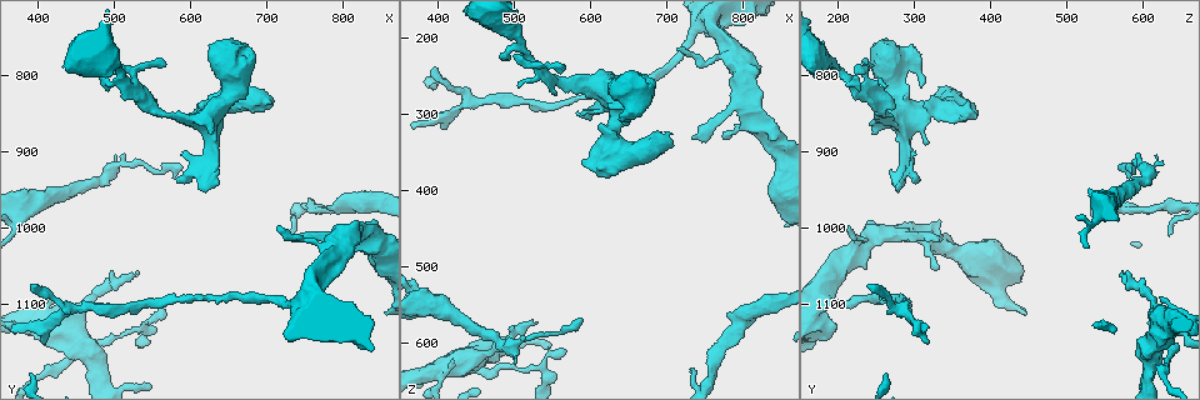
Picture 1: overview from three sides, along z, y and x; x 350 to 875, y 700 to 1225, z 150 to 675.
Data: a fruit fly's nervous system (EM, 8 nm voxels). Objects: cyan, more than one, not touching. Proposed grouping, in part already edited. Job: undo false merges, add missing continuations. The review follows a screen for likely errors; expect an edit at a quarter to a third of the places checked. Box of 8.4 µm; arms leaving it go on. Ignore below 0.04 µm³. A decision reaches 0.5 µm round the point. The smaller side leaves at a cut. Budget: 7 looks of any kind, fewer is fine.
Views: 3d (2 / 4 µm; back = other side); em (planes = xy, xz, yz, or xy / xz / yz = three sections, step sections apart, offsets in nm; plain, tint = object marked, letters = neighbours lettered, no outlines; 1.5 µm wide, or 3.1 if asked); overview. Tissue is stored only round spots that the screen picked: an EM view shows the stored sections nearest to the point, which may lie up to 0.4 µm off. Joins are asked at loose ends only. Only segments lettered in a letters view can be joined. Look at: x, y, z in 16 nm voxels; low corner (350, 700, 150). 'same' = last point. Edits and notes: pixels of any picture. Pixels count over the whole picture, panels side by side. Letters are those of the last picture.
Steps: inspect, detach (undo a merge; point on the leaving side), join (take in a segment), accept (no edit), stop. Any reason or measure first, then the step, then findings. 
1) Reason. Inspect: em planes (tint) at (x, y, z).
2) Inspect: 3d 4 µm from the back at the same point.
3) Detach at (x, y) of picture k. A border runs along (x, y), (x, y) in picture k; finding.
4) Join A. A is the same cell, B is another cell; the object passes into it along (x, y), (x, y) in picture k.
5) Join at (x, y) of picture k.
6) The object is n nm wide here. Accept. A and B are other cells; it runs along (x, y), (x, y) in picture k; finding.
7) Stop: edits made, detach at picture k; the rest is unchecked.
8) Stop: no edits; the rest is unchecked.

Tapers out. Inspect: em planes (plain) at (535, 1060, 575).

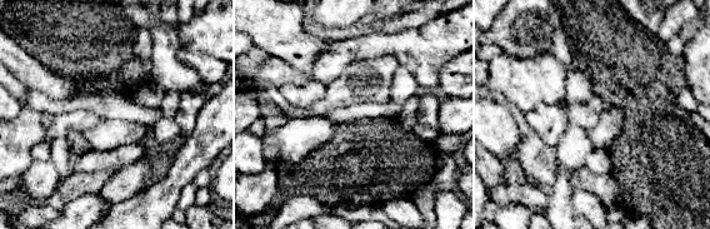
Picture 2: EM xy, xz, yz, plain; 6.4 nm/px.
What lies round it. Inspect: em planes (letters) at the same point.

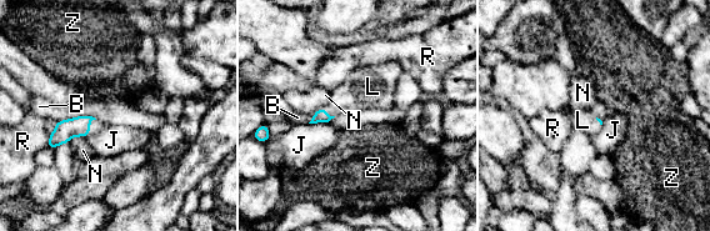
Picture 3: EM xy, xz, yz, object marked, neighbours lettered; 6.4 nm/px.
Join L. L is the same cell, B, J, N, R and Z are other cells; the object passes into it along (64, 130), (89, 126), (95, 125) in picture 3; the neuron continues.

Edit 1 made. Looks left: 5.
See it whole again. Inspect: overview.

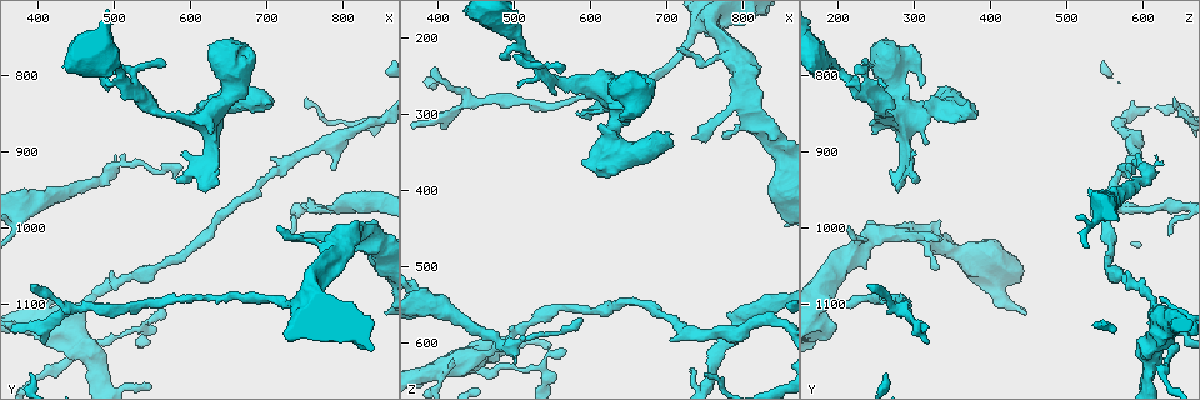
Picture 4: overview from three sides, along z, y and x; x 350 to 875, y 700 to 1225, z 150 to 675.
Four arms meet. Inspect: em planes (plain) at (465, 1155, 615).

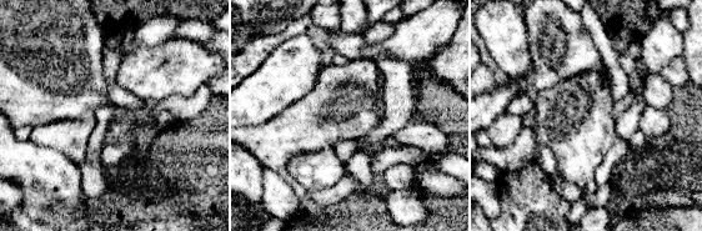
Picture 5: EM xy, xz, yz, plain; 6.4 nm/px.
Where the object lies. Inspect: em planes (tint) at the same point.

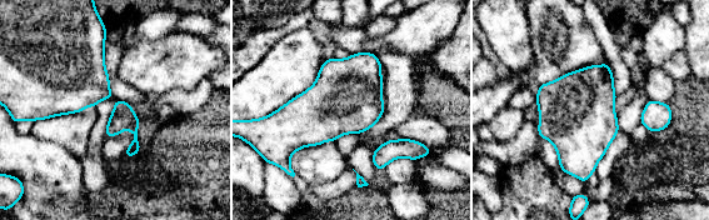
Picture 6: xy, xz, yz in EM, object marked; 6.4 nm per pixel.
What lies round it. Inspect: em planes (letters) at the same point.

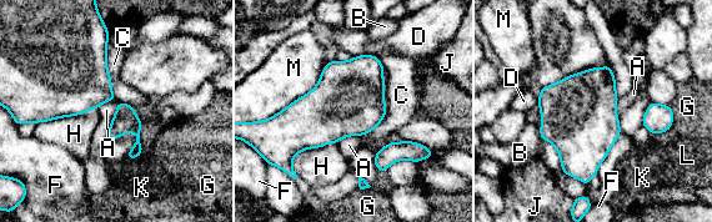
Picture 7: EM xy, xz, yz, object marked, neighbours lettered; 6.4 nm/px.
The object is 60 nm wide here. Accept. A, B, C, D, F, G, H, J, K, L and M are other cells; a border runs along (119, 101), (106, 139) in picture 7; one neuron here.

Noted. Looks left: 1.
Stop: edits made, join at picture 3; the rest is unchecked.

